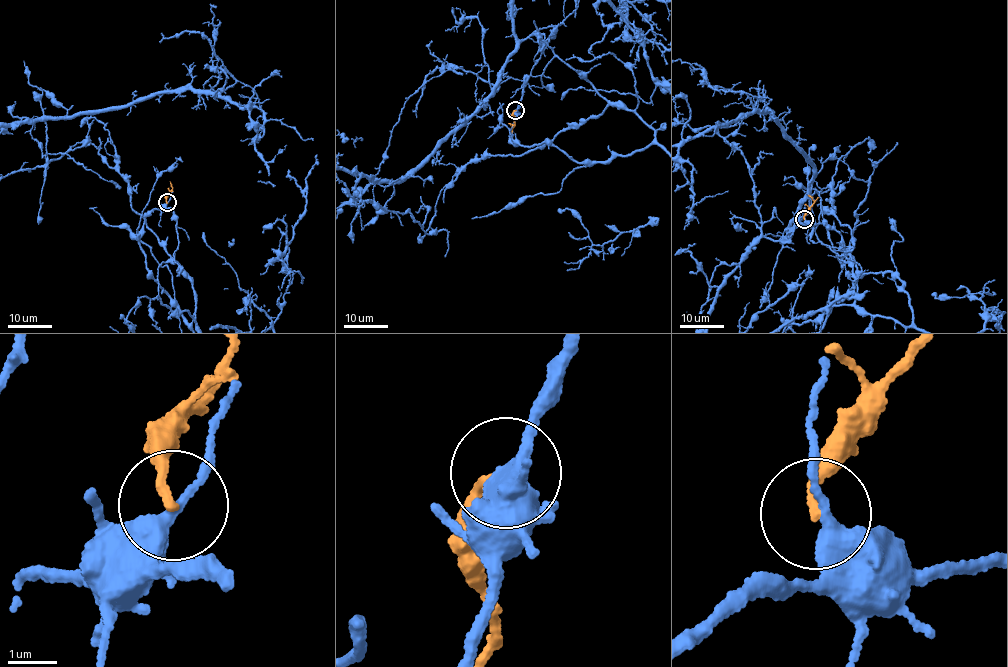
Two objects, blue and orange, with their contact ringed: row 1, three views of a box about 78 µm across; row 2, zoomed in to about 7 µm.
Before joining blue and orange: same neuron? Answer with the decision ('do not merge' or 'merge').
do not merge

